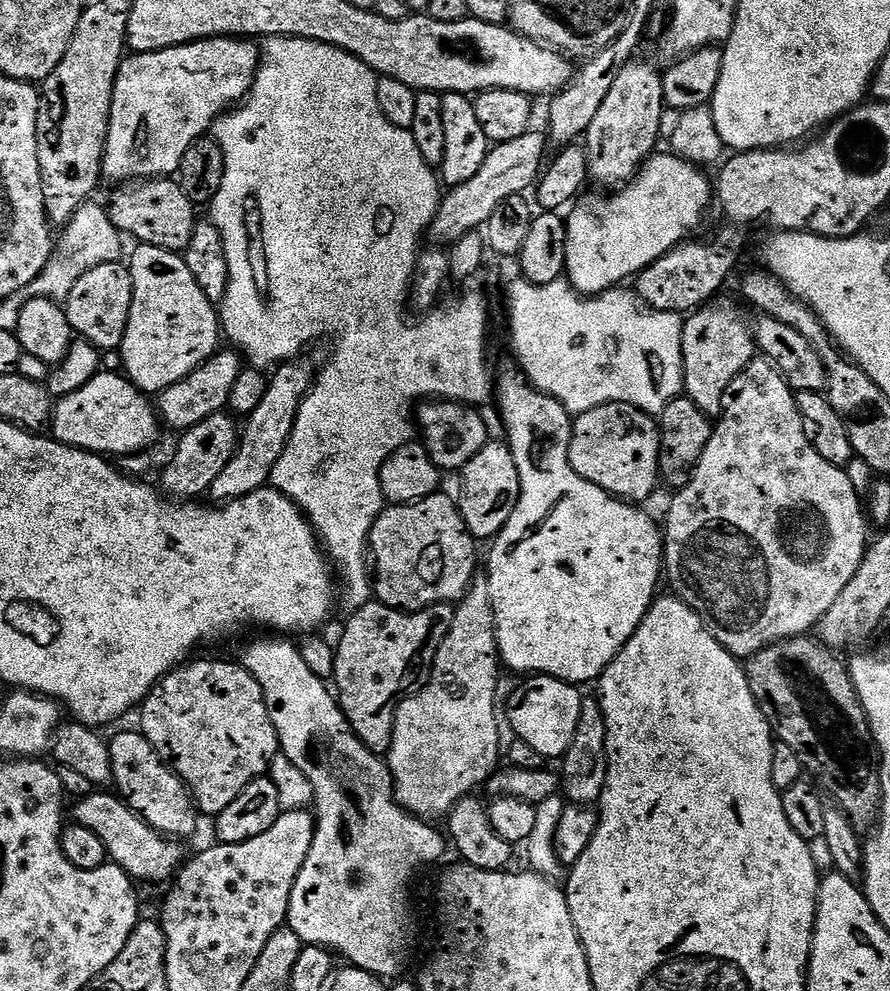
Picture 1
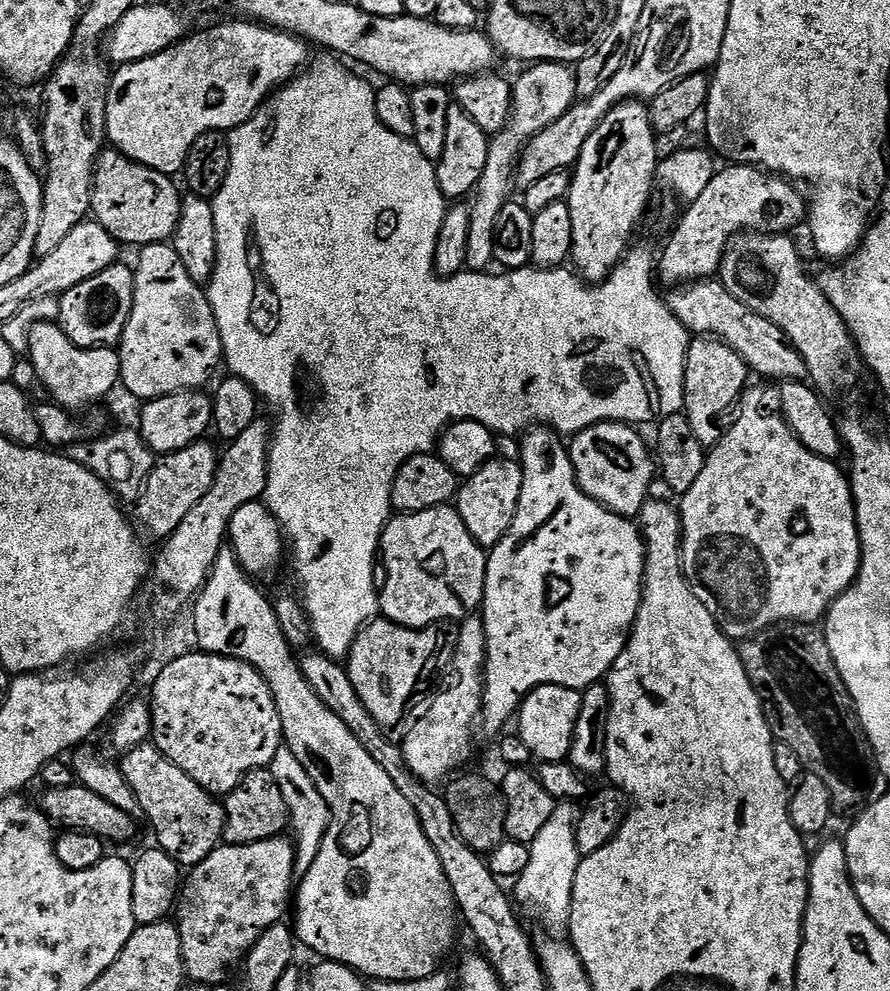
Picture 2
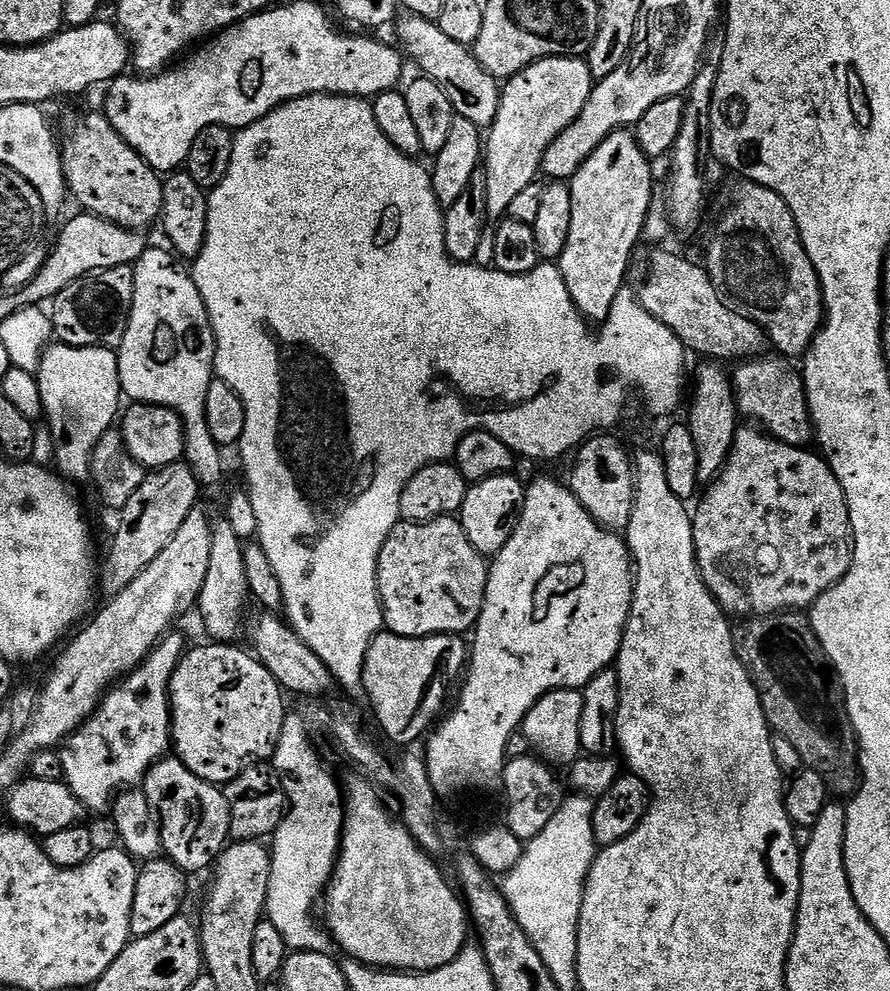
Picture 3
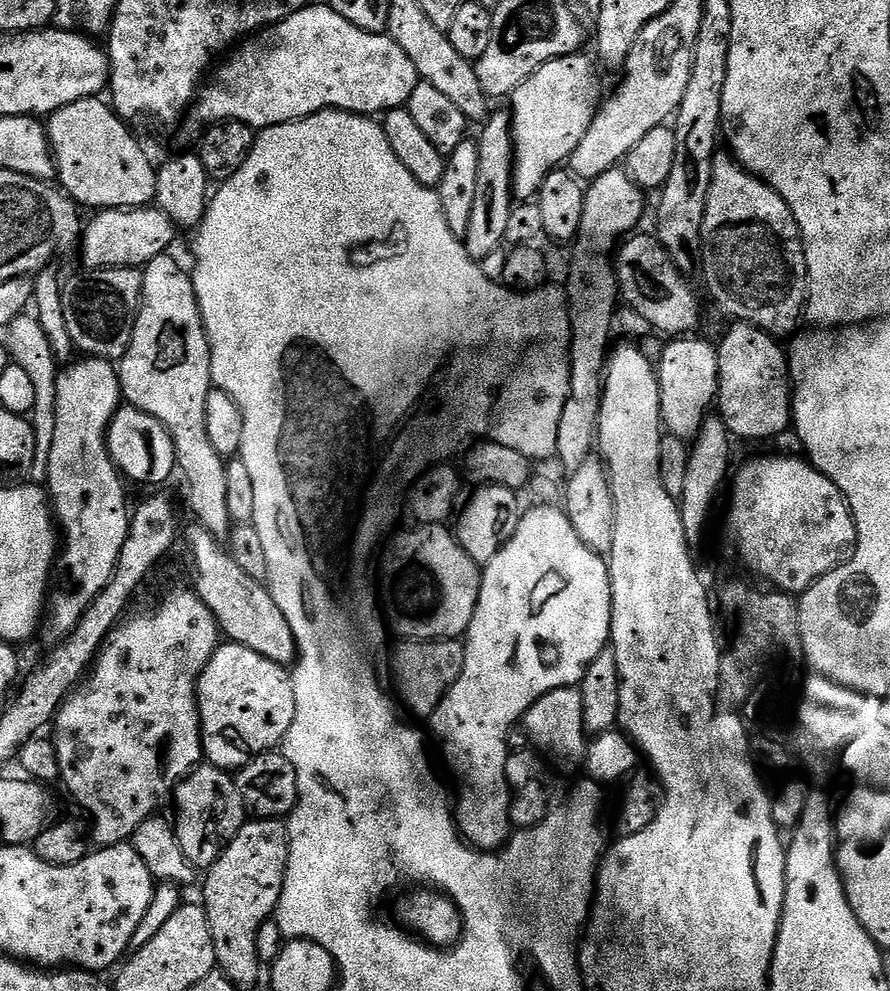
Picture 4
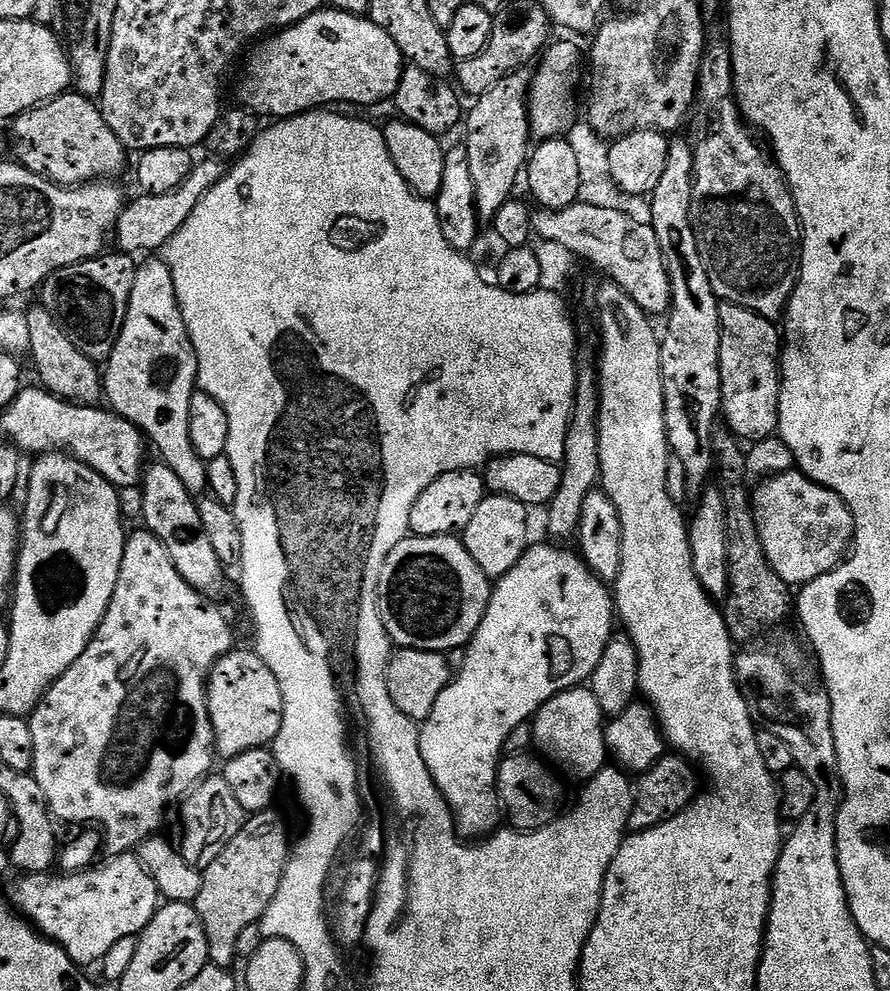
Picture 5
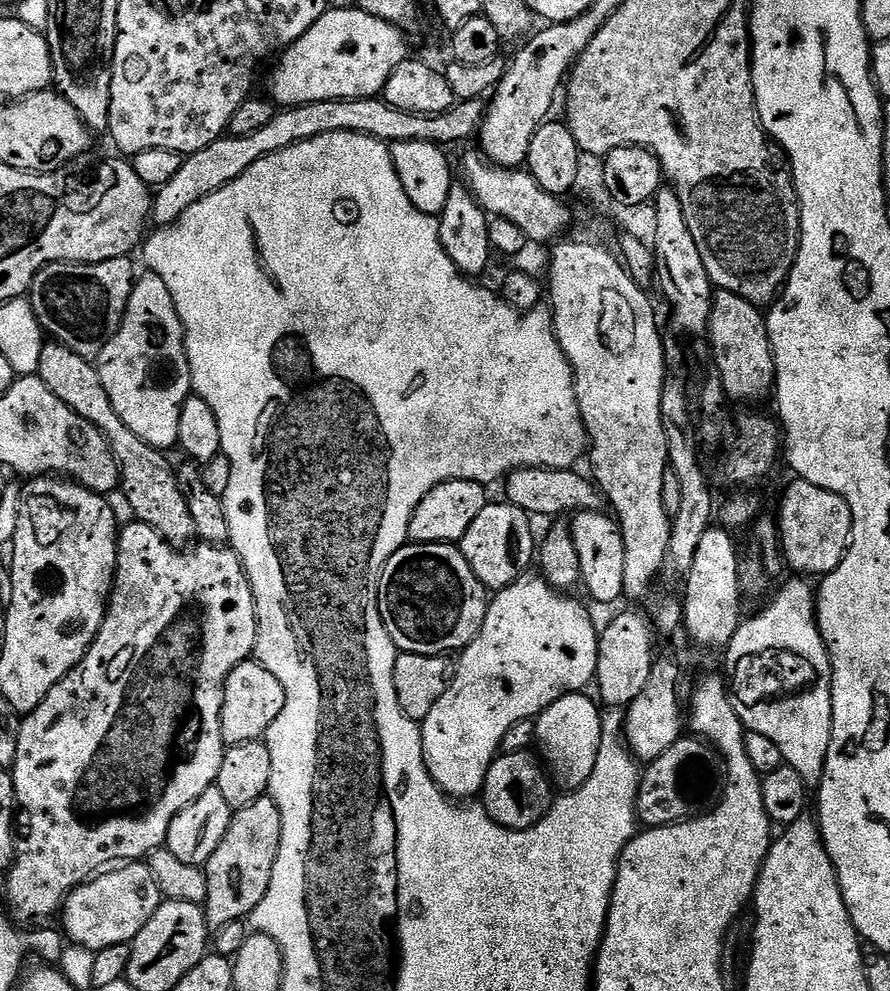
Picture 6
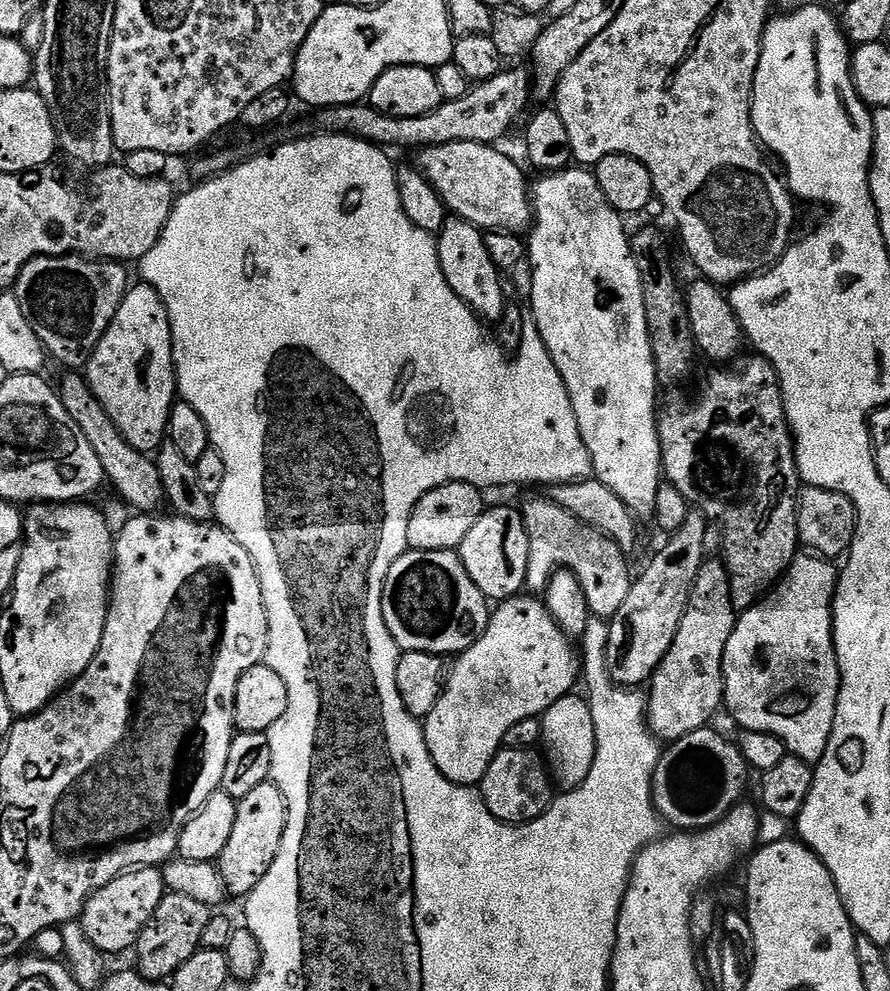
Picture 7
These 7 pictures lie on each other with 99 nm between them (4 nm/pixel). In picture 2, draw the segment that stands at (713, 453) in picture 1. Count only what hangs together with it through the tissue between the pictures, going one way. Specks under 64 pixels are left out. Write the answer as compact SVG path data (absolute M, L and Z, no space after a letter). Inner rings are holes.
M752 386L745 391L735 413L736 421L729 428L727 425L726 431L714 447L707 449L702 474L698 474L690 490L683 492L679 497L680 504L678 503L682 526L680 553L686 582L690 590L694 590L698 602L702 602L702 606L706 606L710 614L714 614L718 626L734 642L743 642L749 637L758 635L759 632L776 625L783 625L785 622L811 625L819 621L827 613L828 607L856 581L856 575L860 572L860 535L856 525L856 501L852 498L849 477L845 473L844 476L840 473L839 463L822 458L818 454L810 454L810 450L806 450L806 446L802 446L800 439L793 434L791 426L783 415L775 407L768 408L771 400L773 403L773 393L771 396L764 388Z

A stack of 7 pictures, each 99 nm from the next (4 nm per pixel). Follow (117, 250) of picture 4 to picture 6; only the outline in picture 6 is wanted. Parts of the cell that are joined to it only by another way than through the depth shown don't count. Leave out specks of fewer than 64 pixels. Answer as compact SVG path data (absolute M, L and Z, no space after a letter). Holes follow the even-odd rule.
M362 98L361 100L327 100L326 102L310 102L297 108L286 108L277 111L270 123L262 126L255 134L233 136L225 134L220 139L210 142L206 150L198 150L193 156L181 163L178 174L170 178L155 193L152 202L151 223L156 228L165 228L174 224L194 206L194 202L202 202L210 194L222 190L234 178L246 174L254 162L274 154L278 150L286 150L298 142L306 142L310 138L318 138L322 134L335 132L353 132L382 140L387 145L394 142L430 142L441 146L460 144L477 135L480 124L484 120L486 104L483 99L462 100L453 104L450 110L442 114L410 114L406 110L394 110L382 98Z

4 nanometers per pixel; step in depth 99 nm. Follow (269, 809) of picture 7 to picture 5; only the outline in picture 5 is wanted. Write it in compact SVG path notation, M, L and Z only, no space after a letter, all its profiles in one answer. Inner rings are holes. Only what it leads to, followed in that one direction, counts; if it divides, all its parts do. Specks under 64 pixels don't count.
M269 810L255 813L249 820L252 821L207 861L200 878L200 893L194 902L206 930L208 959L220 968L233 967L244 931L251 924L259 925L274 894L278 894L284 867L288 865L290 838L283 818L276 810Z

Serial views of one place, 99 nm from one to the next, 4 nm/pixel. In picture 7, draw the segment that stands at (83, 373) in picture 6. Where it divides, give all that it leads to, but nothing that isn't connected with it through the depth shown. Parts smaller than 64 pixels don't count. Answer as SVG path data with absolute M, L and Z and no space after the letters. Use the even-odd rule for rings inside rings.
M72 370L64 375L68 376L62 377L60 384L58 383L60 401L62 406L66 406L66 414L74 418L74 426L78 426L78 430L82 430L86 437L86 442L90 442L94 454L98 454L98 462L102 462L105 481L109 485L112 483L113 488L130 507L136 508L132 510L140 514L155 513L156 504L165 503L162 477L158 475L155 459L147 452L134 450L134 446L130 446L130 442L122 438L118 426L114 426L110 414L106 414L102 402L98 402L94 390L90 390L87 379L79 371Z

